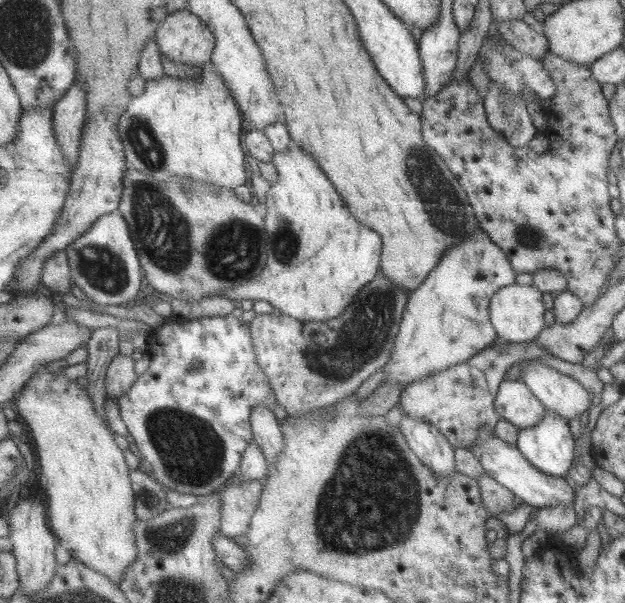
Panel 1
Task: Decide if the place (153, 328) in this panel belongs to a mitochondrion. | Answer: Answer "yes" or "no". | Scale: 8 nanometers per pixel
no

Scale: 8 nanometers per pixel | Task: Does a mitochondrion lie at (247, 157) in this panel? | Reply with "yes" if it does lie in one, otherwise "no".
no

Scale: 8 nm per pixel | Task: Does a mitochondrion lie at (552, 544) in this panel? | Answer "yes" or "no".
no

